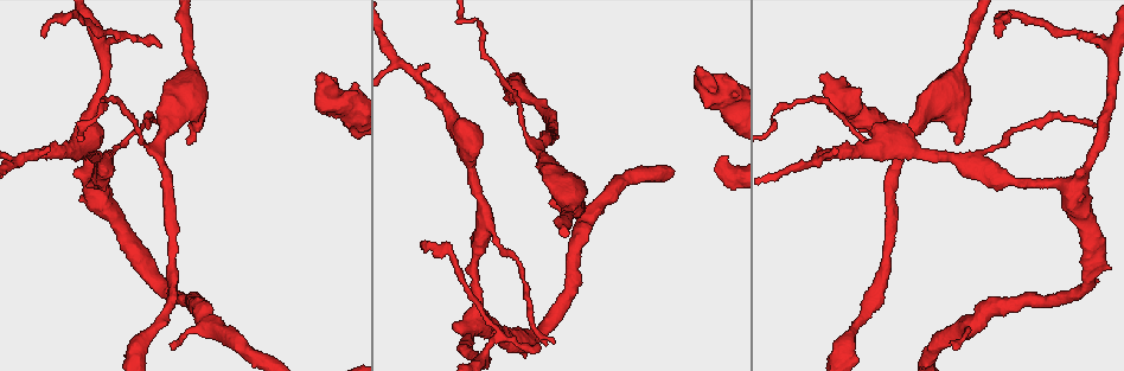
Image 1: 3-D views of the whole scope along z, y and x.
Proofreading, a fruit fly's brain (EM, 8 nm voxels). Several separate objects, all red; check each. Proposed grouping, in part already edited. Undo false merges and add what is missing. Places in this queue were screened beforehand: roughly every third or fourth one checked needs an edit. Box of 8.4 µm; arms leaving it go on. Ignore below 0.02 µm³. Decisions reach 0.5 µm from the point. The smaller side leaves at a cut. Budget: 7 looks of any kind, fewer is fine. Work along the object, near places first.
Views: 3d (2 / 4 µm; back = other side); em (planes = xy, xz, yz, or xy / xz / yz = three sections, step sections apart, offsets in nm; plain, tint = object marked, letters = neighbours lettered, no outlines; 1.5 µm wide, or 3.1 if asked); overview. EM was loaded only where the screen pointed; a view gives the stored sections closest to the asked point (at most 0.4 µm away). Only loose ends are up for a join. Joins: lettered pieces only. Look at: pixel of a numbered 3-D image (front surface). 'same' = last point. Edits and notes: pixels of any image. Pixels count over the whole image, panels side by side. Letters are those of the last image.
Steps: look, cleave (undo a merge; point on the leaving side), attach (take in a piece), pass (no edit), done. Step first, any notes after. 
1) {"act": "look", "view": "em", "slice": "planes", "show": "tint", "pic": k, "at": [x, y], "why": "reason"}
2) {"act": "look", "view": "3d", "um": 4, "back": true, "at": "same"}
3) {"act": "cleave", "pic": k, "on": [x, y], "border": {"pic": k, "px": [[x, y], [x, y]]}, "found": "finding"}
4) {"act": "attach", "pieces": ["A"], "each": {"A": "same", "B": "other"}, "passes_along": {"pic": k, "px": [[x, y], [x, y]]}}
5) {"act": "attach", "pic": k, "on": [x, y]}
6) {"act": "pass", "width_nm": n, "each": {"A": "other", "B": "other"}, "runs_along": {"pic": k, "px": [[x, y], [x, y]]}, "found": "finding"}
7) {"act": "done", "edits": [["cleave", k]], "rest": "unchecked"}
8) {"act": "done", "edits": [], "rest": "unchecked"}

{"act": "look", "view": "em", "slice": "xz", "step": 4, "show": "tint", "pic": 1, "at": [957, 143], "why": "branch stops here"}

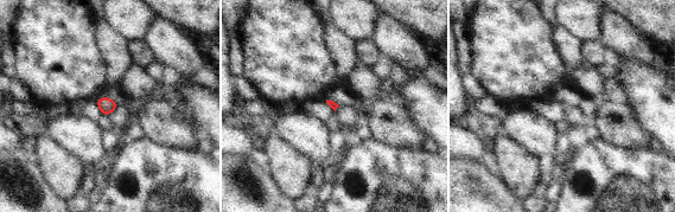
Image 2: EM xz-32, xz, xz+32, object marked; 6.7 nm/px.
{"act": "look", "view": "em", "slice": "planes", "show": "letters", "at": "same", "why": "another direction"}

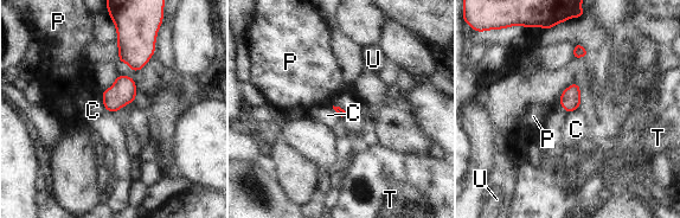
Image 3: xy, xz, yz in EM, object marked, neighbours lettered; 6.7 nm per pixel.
{"act": "pass", "each": {"C": "other", "P": "other", "T": "other", "U": "other"}, "border": {"pic": 3, "px": [[101, 101], [111, 113]]}, "found": "none of them fits"}

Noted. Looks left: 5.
{"act": "look", "view": "3d", "um": 4, "back": true, "pic": 1, "at": [818, 77], "why": "free end"}

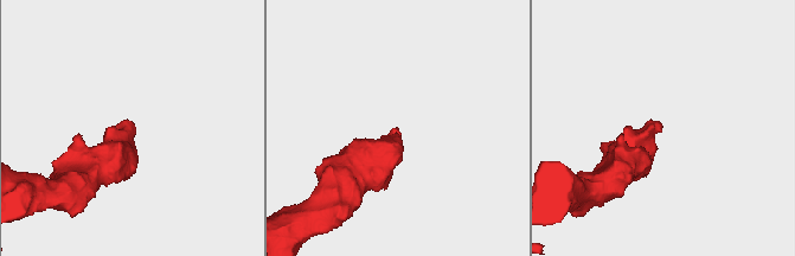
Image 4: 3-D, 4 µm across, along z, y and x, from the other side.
{"act": "look", "view": "em", "slice": "planes", "show": "letters", "pic": 4, "at": [133, 129]}

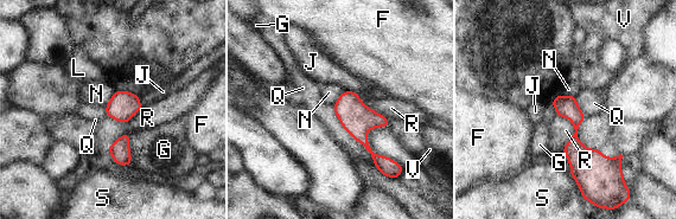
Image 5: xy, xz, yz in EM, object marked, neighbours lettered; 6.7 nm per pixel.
{"act": "pass", "width_nm": 140, "each": {"F": "other", "G": "other", "J": "other", "L": "other", "N": "other", "Q": "other", "R": "other", "S": "other", "V": "other"}, "found": "none of them fits"}

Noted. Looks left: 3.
{"act": "look", "view": "em", "slice": "planes", "show": "letters", "pic": 1, "at": [158, 46], "why": "thin end"}

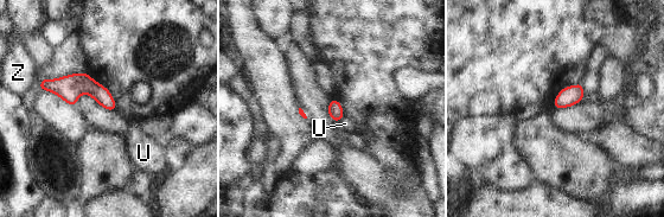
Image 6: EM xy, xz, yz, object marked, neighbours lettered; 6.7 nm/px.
{"act": "pass", "longest_contact_nm": ["U", 70], "each": {"U": "other", "Z": "other"}, "runs_along": {"pic": 6, "px": [[43, 84], [88, 85], [112, 107]]}, "found": "no lettered piece goes on from it"}

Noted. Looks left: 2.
{"act": "done", "edits": [], "rest": "unchecked"}

